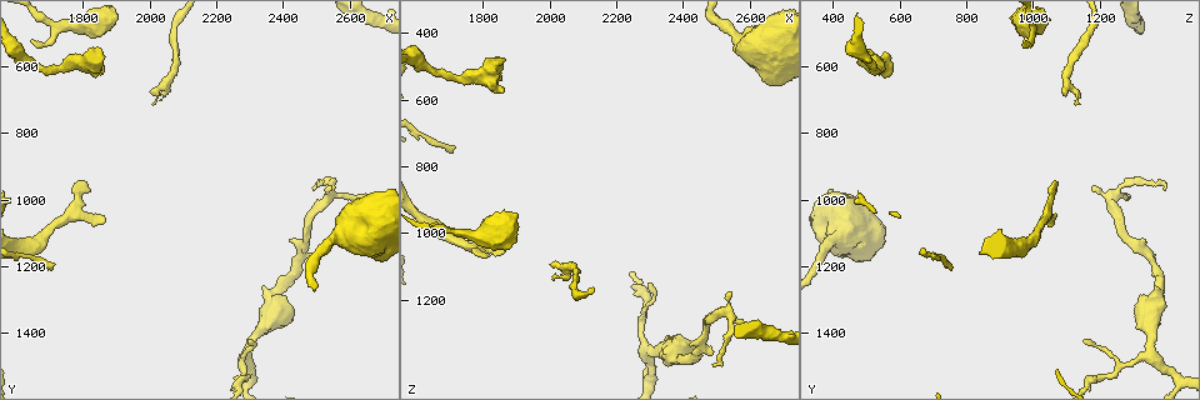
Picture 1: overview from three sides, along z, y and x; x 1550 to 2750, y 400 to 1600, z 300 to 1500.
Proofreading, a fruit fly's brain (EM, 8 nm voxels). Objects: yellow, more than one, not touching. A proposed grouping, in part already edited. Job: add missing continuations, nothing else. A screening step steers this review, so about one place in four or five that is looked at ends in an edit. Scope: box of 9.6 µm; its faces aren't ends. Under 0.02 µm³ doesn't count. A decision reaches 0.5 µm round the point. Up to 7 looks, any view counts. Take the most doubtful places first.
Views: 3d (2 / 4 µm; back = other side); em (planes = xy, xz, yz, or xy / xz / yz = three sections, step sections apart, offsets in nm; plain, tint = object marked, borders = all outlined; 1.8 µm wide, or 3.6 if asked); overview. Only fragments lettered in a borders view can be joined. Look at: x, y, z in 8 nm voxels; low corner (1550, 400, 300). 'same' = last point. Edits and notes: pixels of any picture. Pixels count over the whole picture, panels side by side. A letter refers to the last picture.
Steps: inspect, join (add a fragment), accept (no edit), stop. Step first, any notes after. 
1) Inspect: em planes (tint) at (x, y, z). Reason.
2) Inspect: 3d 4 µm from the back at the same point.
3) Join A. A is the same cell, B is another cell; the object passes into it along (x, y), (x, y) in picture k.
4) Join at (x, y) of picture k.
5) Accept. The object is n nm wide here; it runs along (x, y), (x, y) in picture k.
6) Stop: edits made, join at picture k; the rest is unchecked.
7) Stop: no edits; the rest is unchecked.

Inspect: em planes (borders) at (1870, 590, 580). Free end.

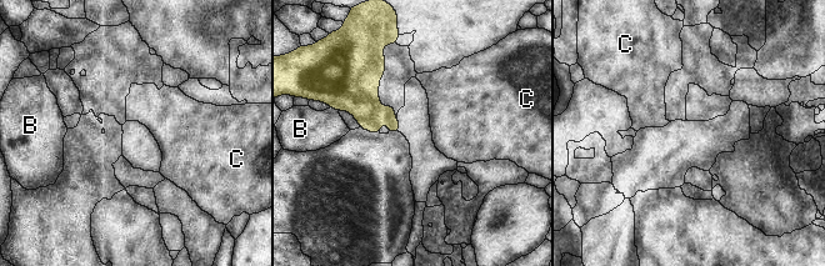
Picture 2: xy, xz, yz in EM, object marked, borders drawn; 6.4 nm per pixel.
Accept. B and C are other cells; a border runs along (330, 106), (338, 111) in picture 2; no lettered fragment goes on from it.

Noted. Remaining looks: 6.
Inspect: em planes (tint) at (1640, 520, 970). Free end.

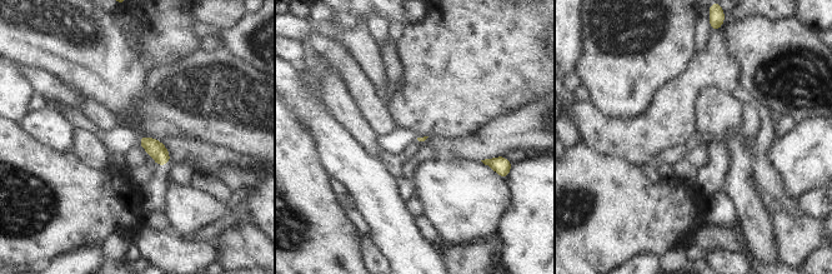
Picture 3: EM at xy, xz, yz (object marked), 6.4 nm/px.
Inspect: em planes (borders) at the same point.

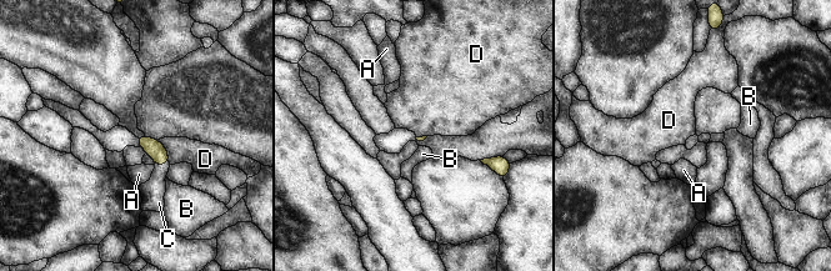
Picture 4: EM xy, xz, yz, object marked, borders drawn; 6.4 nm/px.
Join C. The longest contact is with D, 170 nm; C is the same cell, A, B and D are other cells; the cell continues.

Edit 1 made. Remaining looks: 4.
Inspect: em planes (borders) at (1860, 1050, 1060). Branch stops here.

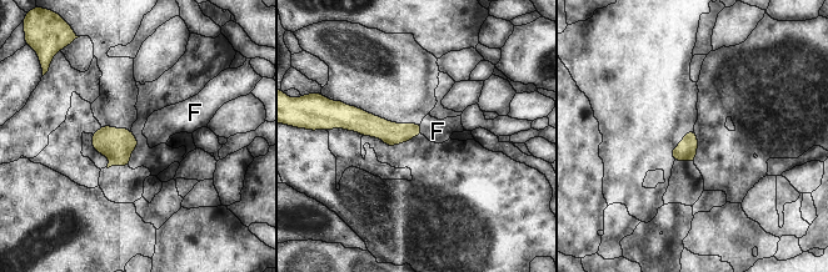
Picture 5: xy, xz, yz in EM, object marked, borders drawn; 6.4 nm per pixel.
Join F. F is the same cell; the object passes into it along (392, 134), (420, 129), (438, 131) in picture 5; the cell continues.

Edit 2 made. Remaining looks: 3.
Stop: edits made, join at picture 4, join at picture 5; the rest is unchecked.

